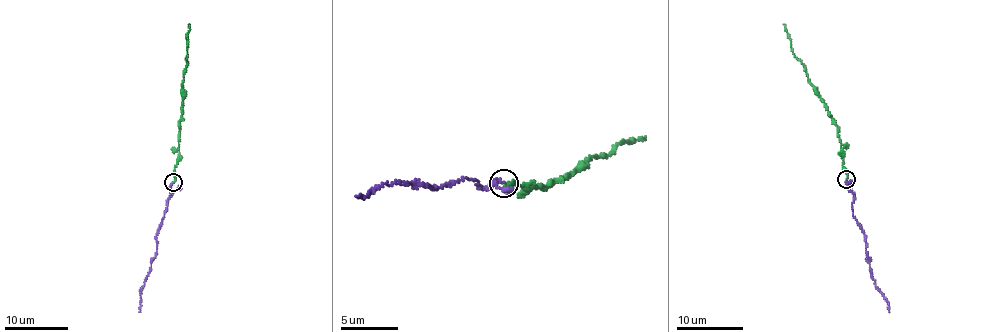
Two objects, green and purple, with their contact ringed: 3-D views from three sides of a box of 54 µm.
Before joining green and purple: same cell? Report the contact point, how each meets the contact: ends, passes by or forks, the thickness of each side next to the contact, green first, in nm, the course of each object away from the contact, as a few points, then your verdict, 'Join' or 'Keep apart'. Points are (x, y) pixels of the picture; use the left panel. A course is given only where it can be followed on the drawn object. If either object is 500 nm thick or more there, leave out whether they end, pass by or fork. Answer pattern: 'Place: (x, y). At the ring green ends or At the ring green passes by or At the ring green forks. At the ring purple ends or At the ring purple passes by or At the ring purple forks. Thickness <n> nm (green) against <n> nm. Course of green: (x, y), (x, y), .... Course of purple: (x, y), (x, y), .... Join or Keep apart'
Place: (173, 182). At the ring green ends. At the ring purple ends. Thickness 150 nm (green) against 160 nm. Course of green: (174, 181), (189, 24). Course of purple: (174, 183), (156, 237), (156, 254), (140, 295), (139, 312). Join

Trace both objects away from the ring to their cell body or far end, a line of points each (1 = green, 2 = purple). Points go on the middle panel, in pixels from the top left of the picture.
1: (504, 182), (549, 186), (589, 158), (603, 157), (620, 143), (645, 136)
2: (503, 182), (494, 179), (482, 186), (466, 177), (437, 189), (427, 184), (399, 180), (356, 196)

